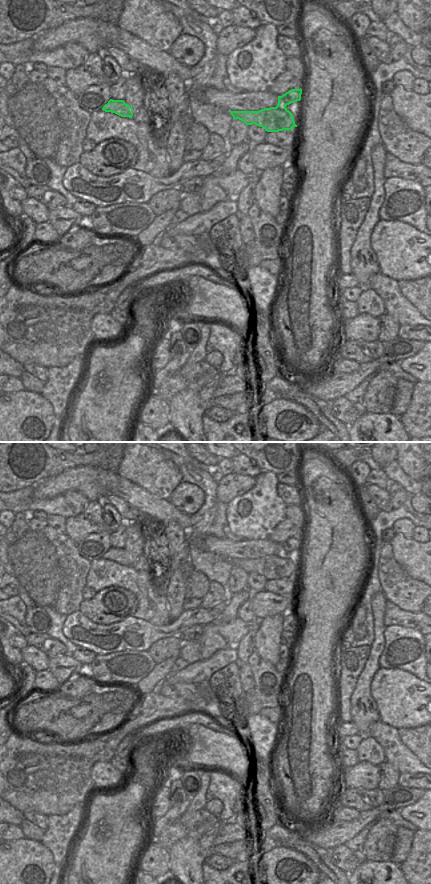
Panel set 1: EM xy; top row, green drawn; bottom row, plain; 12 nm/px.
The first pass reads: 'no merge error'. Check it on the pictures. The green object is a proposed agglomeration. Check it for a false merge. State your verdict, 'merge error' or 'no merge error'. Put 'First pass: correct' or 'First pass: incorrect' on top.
First pass: incorrect
merge error

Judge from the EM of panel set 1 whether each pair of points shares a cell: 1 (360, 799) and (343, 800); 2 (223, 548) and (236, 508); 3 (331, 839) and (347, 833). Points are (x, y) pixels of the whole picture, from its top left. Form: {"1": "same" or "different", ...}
{"1": "same", "2": "different", "3": "same"}

